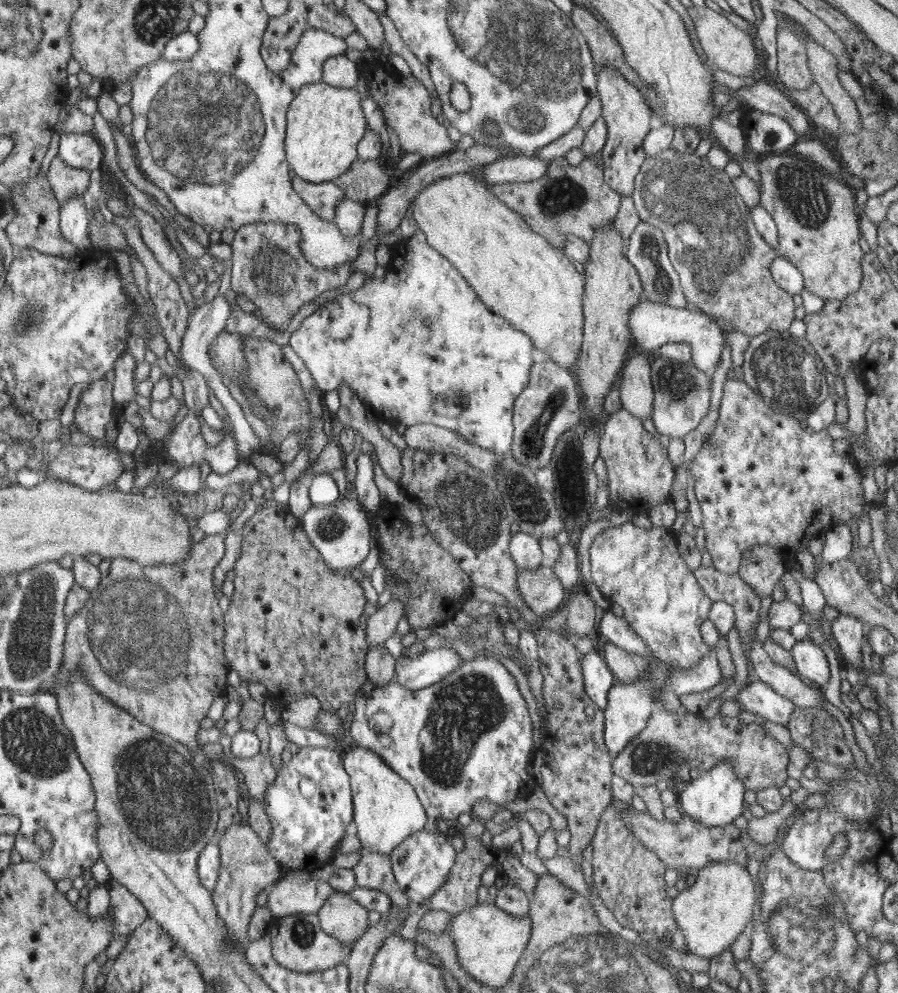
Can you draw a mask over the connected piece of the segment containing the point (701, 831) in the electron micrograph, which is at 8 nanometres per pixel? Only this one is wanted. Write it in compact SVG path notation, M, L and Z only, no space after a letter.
M633 807L621 810L625 825L628 825L629 829L660 857L666 868L686 866L688 869L700 869L711 862L733 860L748 869L748 857L751 853L745 848L743 833L736 825L730 823L726 826L708 827L696 822L691 816L682 816L678 823L672 823L667 819L654 819L648 812L637 811Z

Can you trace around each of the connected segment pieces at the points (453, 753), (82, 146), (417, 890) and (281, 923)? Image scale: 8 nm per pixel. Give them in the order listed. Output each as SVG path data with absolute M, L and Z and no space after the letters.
M489 657L476 658L463 662L458 669L446 679L439 683L433 684L431 687L423 688L419 691L413 691L404 688L400 683L392 683L383 687L376 687L370 692L370 696L365 696L361 691L356 692L356 700L354 706L354 718L350 727L350 734L354 742L360 746L372 750L378 756L383 757L387 761L388 766L395 769L404 780L407 780L415 787L415 792L419 794L419 800L423 802L423 807L427 809L430 818L444 818L444 820L458 819L458 814L470 814L472 806L480 800L490 801L494 804L504 806L508 802L526 798L530 796L533 789L537 786L537 780L534 780L528 774L530 762L532 760L532 750L534 750L534 726L532 726L532 718L530 718L530 710L516 686L514 676L502 666L502 664L494 664L494 659Z
M62 133L58 156L73 168L93 171L102 164L102 148L92 133Z
M425 829L415 832L389 855L391 867L402 892L409 898L410 905L422 903L434 896L449 879L458 853L442 833L430 833Z
M296 913L284 918L275 917L267 927L266 934L271 936L274 958L281 967L293 971L326 971L345 962L353 946L345 945L335 936L322 929L317 913Z

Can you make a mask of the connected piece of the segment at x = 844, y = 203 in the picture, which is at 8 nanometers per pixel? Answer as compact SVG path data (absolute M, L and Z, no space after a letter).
M793 153L770 154L757 161L762 188L758 201L772 215L779 236L776 253L787 258L803 274L804 288L827 300L842 300L861 287L861 260L865 255L858 241L861 235L855 205L855 190L828 174L816 163Z

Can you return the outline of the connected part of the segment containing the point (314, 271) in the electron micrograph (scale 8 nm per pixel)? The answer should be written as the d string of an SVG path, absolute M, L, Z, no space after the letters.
M265 220L263 223L250 223L237 229L231 244L233 263L230 266L230 286L232 290L250 298L256 304L262 321L267 322L270 327L277 329L283 335L299 321L297 313L302 305L316 300L322 292L336 289L346 284L347 280L352 280L354 258L348 263L330 270L315 268L315 265L307 260L306 253L302 251L301 238L302 232L299 232L299 228L295 224L286 224L283 220Z

